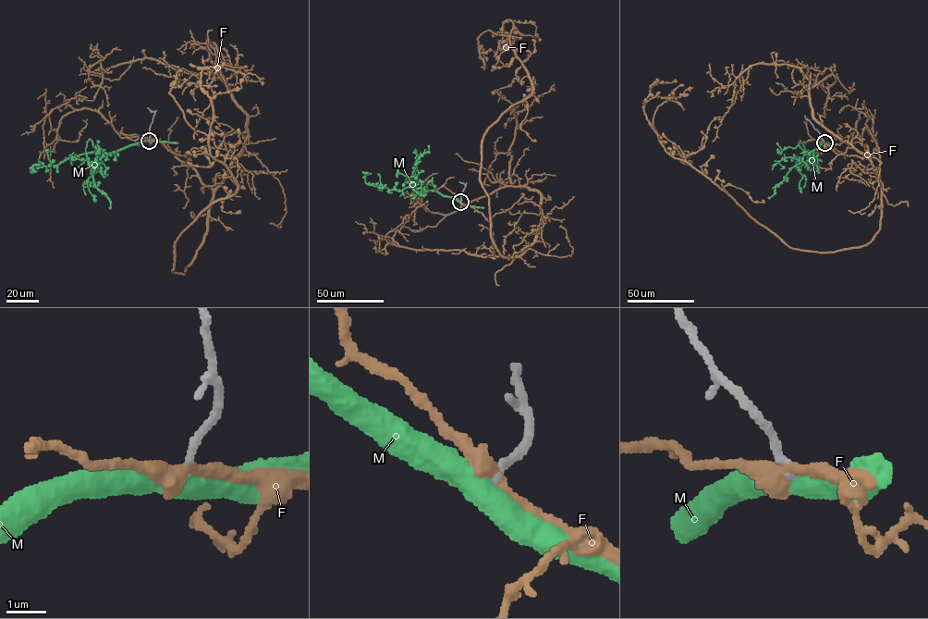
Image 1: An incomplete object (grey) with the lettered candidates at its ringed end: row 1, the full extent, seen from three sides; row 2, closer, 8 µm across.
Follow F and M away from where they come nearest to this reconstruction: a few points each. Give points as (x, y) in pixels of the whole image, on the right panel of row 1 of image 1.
F: (824, 142), (881, 163), (880, 228), (858, 247), (791, 248), (667, 152), (643, 107), (664, 82)
M: (824, 142), (812, 153), (806, 153), (768, 198)

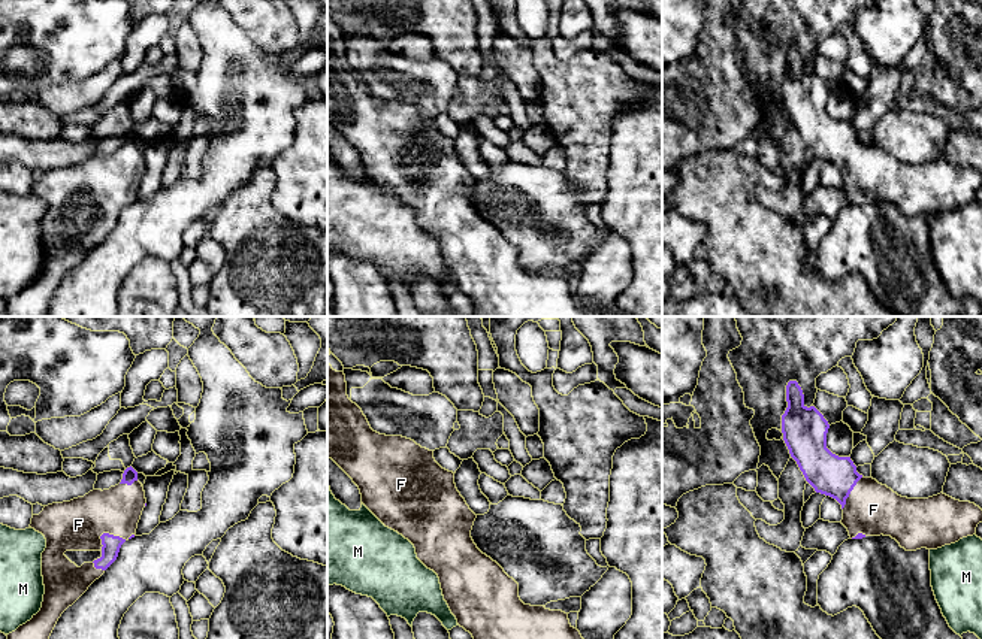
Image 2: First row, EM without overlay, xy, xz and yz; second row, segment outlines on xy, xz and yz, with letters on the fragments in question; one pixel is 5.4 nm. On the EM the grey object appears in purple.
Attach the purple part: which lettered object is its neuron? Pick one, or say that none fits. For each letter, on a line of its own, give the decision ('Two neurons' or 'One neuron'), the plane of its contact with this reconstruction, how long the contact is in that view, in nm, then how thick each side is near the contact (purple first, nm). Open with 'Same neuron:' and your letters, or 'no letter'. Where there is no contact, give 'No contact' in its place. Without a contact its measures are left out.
Same neuron: F
F: One neuron. Touches purple in xy. Shared border 200 nm. Thickness 100 nm (purple) against 280 nm
M: Two neurons. No contact

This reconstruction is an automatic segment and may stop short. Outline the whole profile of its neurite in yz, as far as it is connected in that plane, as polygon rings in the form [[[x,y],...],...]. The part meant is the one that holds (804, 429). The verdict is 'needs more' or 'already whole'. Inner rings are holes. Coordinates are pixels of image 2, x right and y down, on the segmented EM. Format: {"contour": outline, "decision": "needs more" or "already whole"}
{"contour": [[[797,381],[788,382],[786,402],[782,433],[789,454],[816,493],[830,496],[842,505],[840,523],[847,529],[850,539],[883,534],[895,539],[906,551],[916,551],[937,549],[976,533],[978,524],[982,523],[979,506],[955,500],[943,493],[928,499],[907,499],[873,478],[864,478],[856,472],[850,457],[839,457],[827,448],[830,424],[815,406],[804,405],[804,394]]], "decision": "needs more"}

